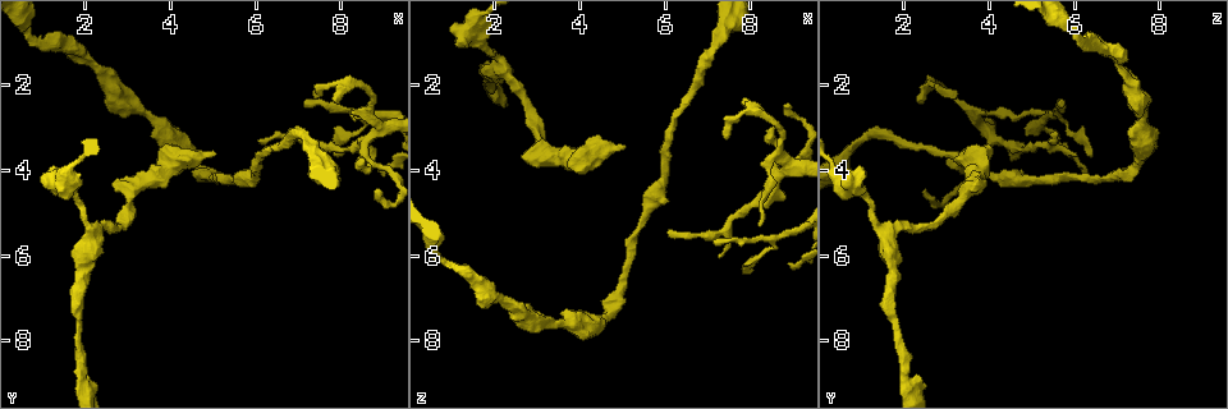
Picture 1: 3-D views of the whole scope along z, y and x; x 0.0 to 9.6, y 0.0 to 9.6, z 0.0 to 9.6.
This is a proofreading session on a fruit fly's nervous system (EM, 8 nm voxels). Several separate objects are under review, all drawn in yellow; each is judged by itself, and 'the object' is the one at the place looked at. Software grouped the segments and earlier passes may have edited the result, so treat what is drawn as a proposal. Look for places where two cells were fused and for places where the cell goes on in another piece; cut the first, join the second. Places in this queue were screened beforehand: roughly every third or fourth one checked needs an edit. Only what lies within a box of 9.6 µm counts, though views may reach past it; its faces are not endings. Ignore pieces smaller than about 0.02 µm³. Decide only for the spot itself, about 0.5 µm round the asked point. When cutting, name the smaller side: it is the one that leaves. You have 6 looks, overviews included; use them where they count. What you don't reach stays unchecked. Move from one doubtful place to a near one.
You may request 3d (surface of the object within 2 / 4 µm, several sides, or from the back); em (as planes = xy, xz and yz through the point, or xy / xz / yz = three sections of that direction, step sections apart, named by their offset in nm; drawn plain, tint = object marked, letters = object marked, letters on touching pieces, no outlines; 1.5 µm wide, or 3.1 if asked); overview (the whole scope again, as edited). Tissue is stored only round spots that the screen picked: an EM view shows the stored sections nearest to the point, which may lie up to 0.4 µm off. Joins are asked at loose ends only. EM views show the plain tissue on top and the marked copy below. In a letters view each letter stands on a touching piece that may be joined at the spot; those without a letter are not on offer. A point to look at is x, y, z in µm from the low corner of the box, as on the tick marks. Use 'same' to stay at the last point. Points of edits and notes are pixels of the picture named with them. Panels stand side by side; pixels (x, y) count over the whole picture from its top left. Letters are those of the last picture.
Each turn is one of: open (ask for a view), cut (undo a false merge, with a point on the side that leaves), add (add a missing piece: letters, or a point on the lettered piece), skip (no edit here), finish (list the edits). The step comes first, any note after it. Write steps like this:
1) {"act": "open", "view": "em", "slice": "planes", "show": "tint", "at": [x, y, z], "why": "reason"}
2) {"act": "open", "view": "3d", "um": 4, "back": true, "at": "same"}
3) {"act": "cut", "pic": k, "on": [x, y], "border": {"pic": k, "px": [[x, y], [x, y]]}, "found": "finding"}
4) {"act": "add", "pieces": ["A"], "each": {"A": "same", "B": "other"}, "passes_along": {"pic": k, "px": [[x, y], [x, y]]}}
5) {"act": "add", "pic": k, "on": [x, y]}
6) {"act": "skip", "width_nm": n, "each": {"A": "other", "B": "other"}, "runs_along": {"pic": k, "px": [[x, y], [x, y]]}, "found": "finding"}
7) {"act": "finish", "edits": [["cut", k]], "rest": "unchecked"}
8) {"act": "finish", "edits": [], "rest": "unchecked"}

{"act": "open", "view": "em", "slice": "yz", "step": 8, "show": "letters", "at": [7.40, 2.30, 3.20], "why": "branch stops here"}

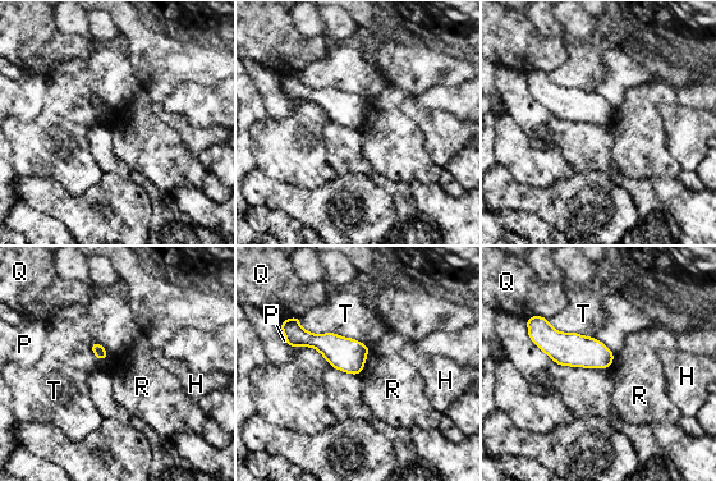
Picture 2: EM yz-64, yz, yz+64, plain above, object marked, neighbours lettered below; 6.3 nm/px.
{"act": "skip", "each": {"H": "other", "P": "other", "Q": "other", "R": "other", "T": "other"}, "border": {"pic": 2, "px": [[370, 349], [365, 366], [358, 374]]}, "found": "no lettered piece goes on from it"}

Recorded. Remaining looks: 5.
{"act": "open", "view": "3d", "um": 4, "at": [6.05, 3.25, 5.40], "why": "branch stops here"}

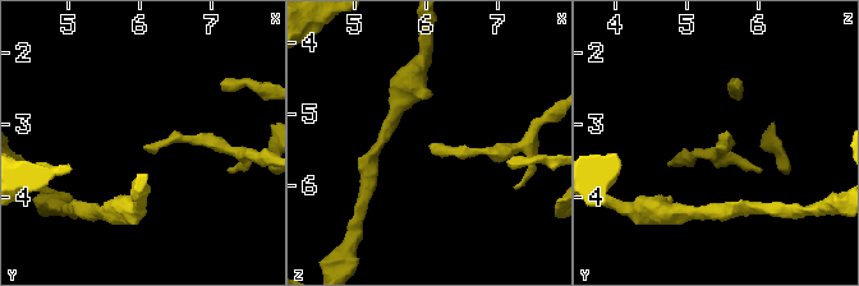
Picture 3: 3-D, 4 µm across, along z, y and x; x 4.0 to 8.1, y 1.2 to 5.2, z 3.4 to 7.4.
{"act": "open", "view": "em", "slice": "planes", "show": "letters", "at": [6.10, 3.30, 5.45]}

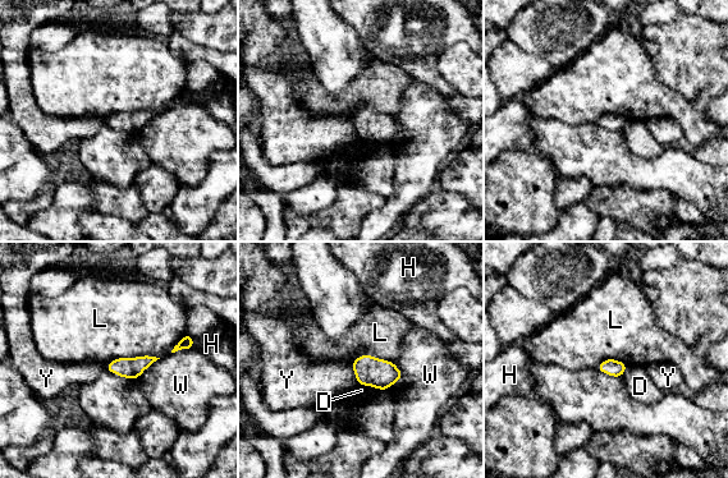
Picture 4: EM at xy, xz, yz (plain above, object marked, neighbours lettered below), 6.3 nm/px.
{"act": "skip", "width_nm": 100, "each": {"D": "other", "H": "other", "L": "other", "W": "other", "Y": "other"}, "found": "none of them fits"}

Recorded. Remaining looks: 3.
{"act": "open", "view": "3d", "um": 4, "at": [8.15, 2.65, 5.30], "why": "free end"}

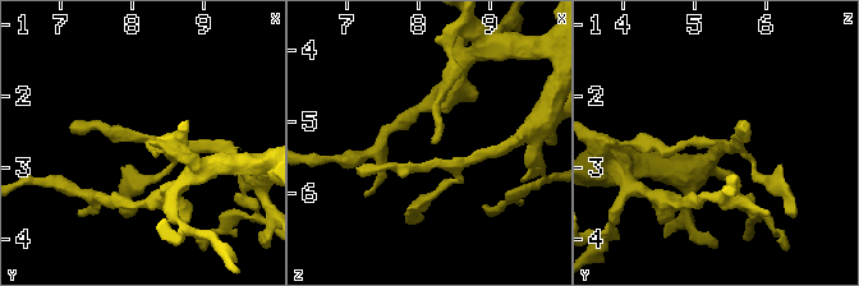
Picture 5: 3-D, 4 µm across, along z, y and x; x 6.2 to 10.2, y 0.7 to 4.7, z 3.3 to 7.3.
{"act": "open", "view": "em", "slice": "xz", "step": 8, "show": "letters", "at": [8.15, 2.65, 5.30]}

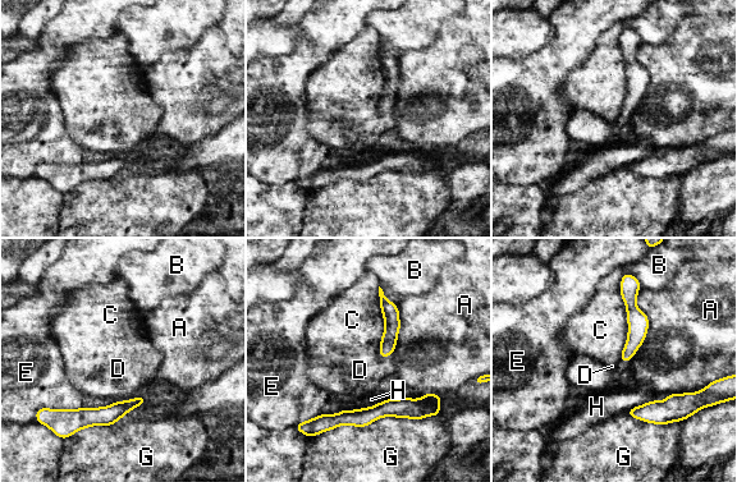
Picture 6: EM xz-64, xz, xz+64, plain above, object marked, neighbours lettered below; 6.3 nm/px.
{"act": "skip", "width_nm": 90, "each": {"A": "other", "B": "other", "C": "other", "D": "other", "E": "other", "G": "other", "H": "other"}, "border": {"pic": 6, "px": [[142, 394], [117, 402]]}, "found": "none of them fits"}

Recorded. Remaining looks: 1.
{"act": "finish", "edits": [], "rest": "unchecked"}

